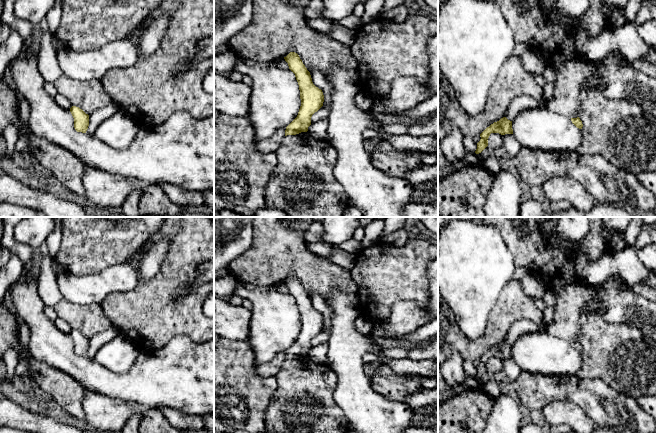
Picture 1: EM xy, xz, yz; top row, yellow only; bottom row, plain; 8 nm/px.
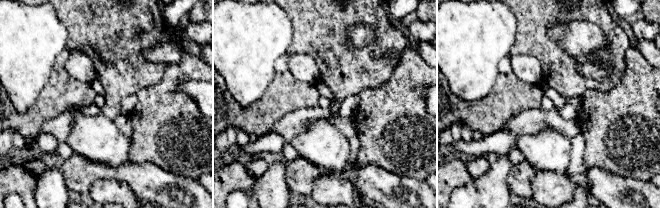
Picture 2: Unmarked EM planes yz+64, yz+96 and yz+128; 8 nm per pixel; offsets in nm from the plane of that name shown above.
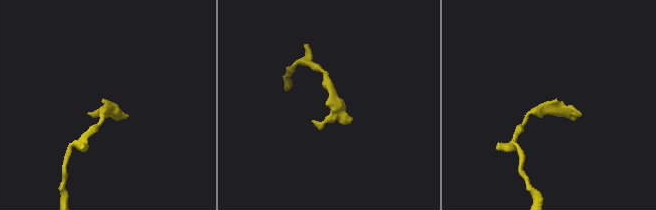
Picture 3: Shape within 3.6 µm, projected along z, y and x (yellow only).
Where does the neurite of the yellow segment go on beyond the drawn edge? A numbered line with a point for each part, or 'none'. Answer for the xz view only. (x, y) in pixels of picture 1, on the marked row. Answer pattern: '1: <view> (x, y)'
none

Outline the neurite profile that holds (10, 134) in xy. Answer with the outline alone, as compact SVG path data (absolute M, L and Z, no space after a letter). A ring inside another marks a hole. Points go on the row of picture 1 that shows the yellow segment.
M14 124L7 126L4 129L3 137L7 145L6 156L8 158L15 158L16 157L15 146L19 138L19 132L17 127Z

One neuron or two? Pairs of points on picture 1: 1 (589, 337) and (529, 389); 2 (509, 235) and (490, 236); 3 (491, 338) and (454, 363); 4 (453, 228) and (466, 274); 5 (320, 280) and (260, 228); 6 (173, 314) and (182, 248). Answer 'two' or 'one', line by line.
1: two
2: two
3: two
4: one
5: one
6: one

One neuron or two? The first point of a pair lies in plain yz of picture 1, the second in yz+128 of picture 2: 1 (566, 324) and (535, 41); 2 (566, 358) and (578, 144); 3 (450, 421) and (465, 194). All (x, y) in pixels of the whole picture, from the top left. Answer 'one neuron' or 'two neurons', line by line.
1: one neuron
2: two neurons
3: two neurons

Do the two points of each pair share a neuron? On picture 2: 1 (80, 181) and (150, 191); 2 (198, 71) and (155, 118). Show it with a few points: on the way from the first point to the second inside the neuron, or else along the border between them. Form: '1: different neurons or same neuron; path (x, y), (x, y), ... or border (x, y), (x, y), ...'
1: same neuron; path (97, 172), (130, 172), (133, 174)
2: same neuron; path (182, 71), (168, 84), (163, 102)

